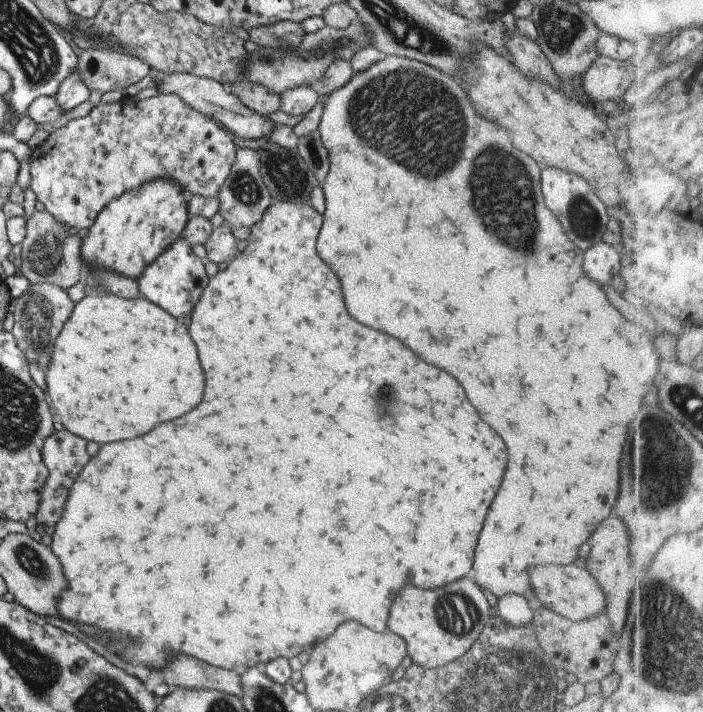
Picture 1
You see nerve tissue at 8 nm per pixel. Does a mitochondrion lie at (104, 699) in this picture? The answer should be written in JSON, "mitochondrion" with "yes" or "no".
{"mitochondrion":"yes"}

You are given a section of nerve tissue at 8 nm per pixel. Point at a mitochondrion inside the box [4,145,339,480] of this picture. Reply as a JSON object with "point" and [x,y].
{"point":[39,316]}

